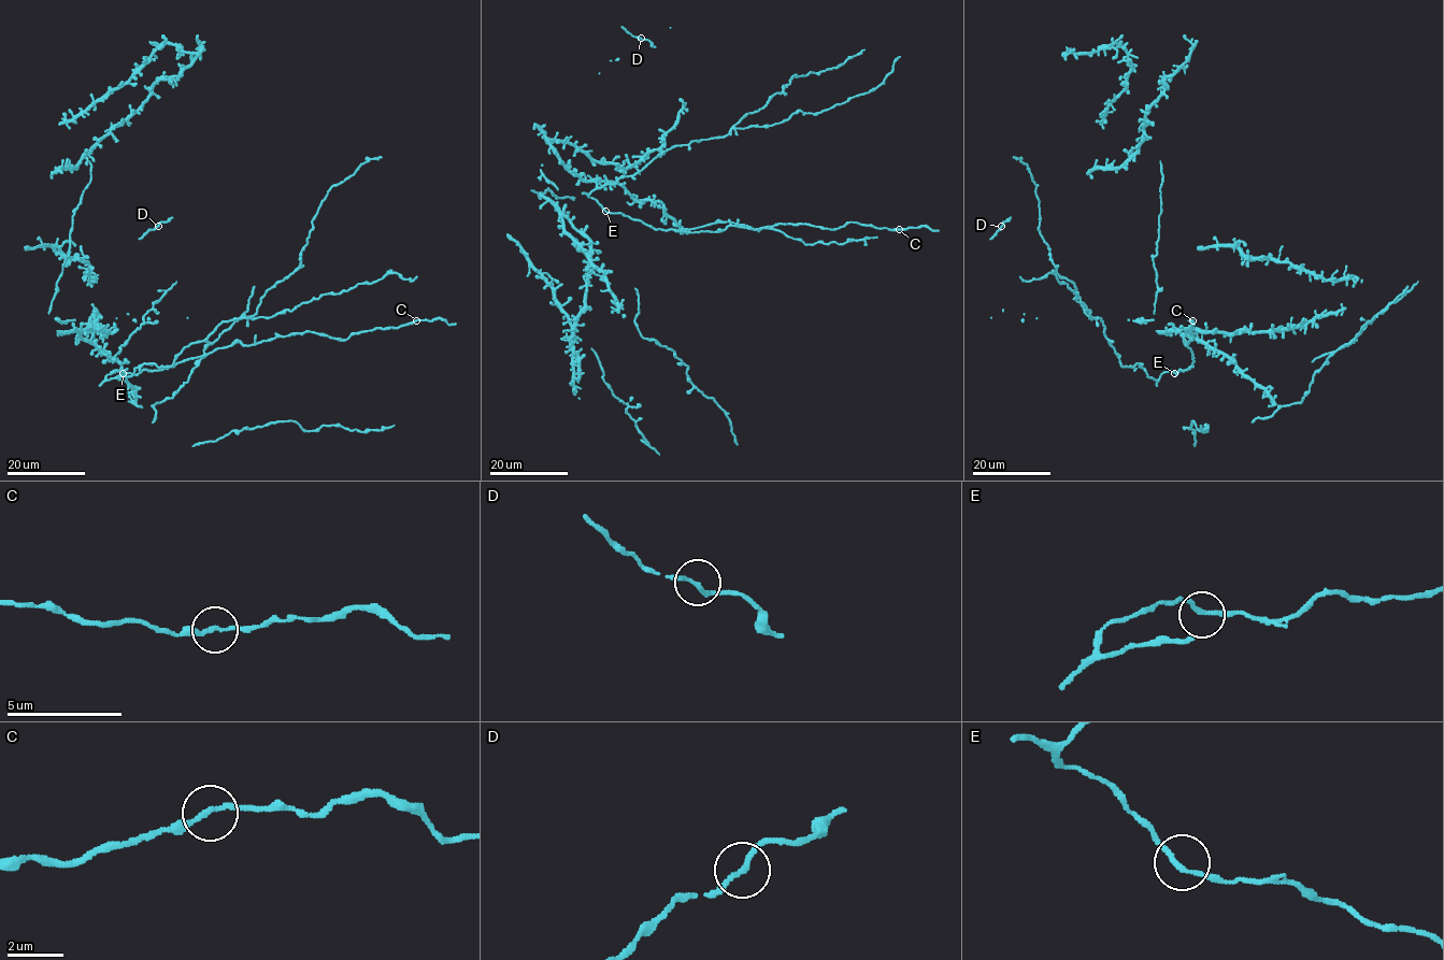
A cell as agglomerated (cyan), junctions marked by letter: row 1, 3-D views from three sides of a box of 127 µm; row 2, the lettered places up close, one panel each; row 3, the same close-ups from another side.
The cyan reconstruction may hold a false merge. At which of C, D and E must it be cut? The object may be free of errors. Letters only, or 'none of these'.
none of these

